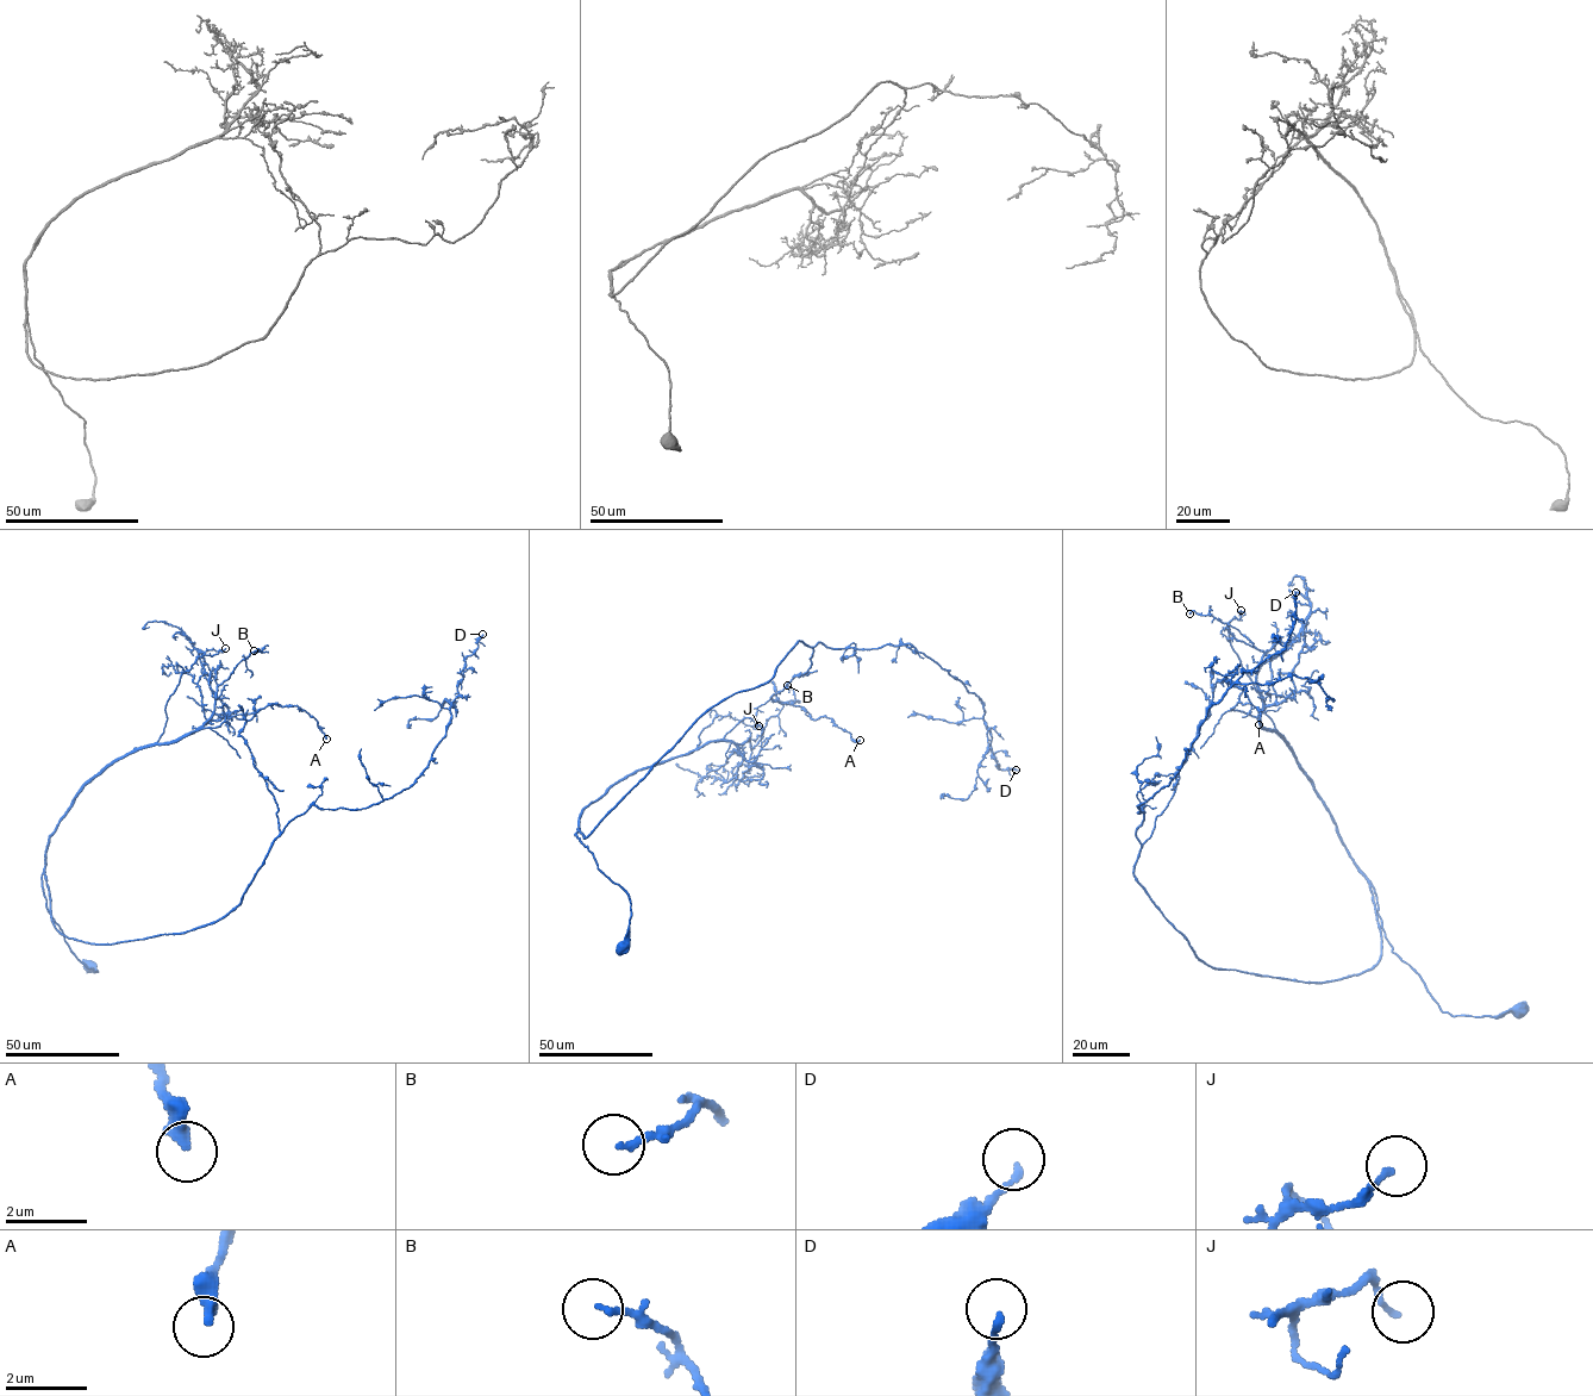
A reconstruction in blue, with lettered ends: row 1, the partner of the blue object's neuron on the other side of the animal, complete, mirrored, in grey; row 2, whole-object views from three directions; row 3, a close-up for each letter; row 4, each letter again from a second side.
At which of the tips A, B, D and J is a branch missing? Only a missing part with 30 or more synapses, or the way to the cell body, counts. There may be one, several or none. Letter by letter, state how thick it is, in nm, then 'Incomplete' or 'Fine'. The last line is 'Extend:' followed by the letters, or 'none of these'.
A: Thickness 360 nm. Fine
B: Thickness 140 nm. Fine
D: Thickness 160 nm. Fine
J: Thickness 140 nm. Fine
Extend: none of these

